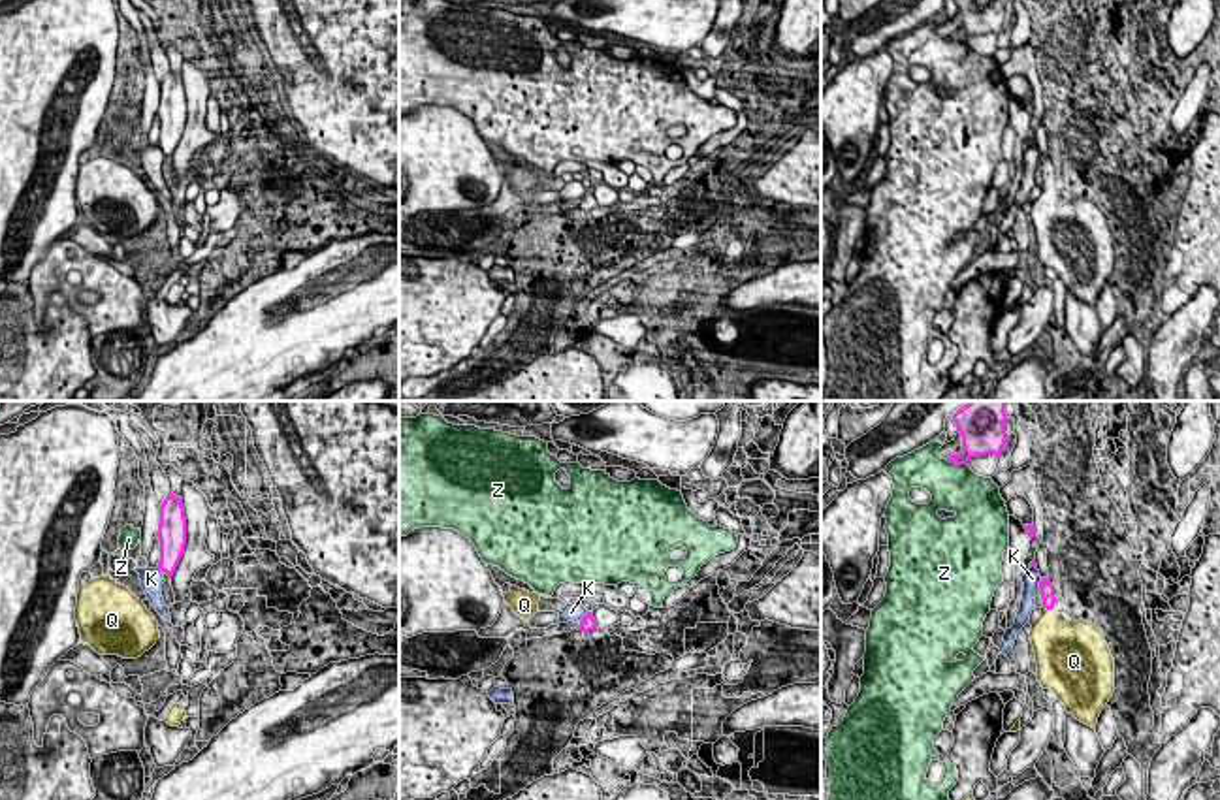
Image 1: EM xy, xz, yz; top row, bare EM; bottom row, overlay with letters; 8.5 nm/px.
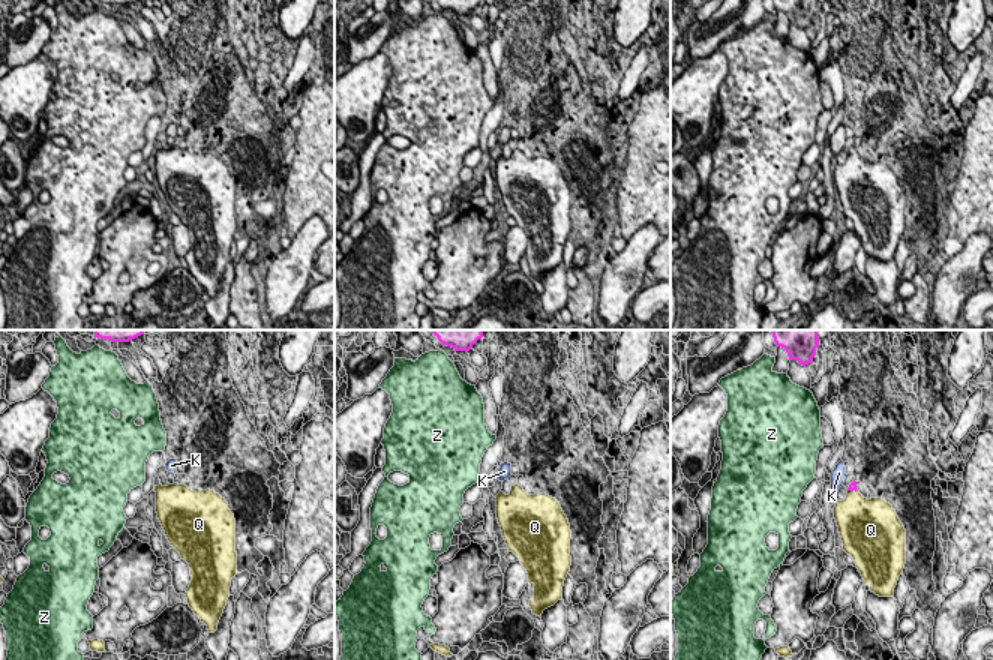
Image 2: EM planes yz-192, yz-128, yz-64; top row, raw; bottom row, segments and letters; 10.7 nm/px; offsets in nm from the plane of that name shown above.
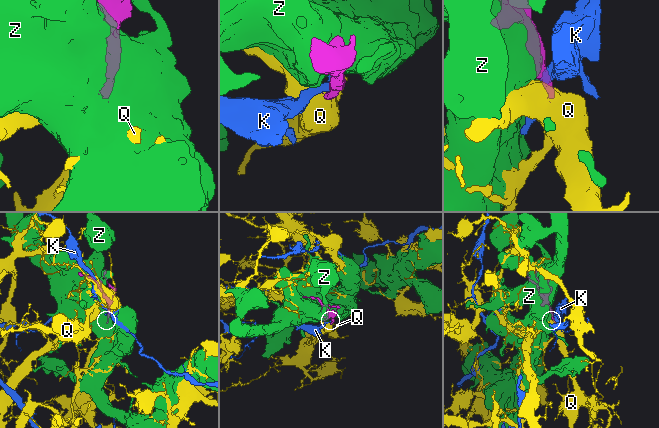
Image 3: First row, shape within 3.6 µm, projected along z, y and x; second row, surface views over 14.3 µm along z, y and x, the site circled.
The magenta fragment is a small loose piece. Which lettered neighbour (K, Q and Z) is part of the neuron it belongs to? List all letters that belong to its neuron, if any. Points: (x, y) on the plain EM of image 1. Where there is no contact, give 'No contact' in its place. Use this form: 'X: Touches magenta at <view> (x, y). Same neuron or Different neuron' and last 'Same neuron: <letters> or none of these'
K: Touches magenta at yz (1040, 162). Different neuron
Q: Touches magenta at yz (1049, 187). Same neuron
Z: Touches magenta at yz (957, 42). Different neuron
Same neuron: Q

